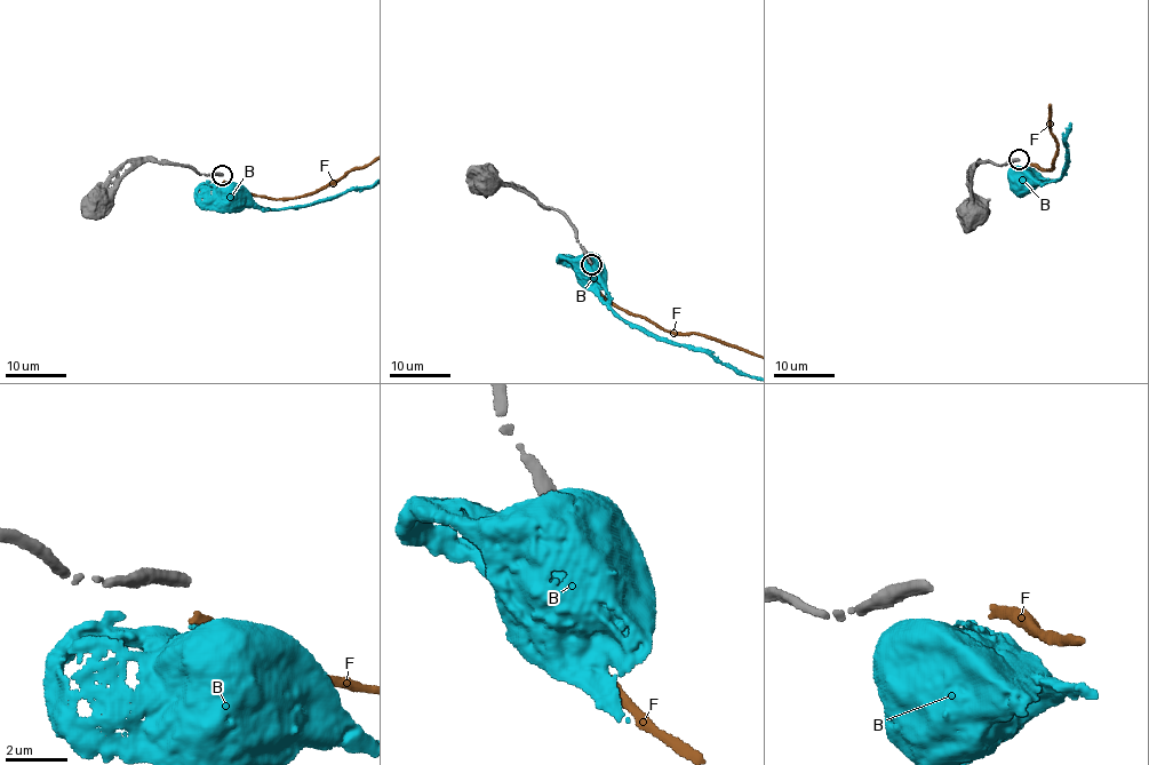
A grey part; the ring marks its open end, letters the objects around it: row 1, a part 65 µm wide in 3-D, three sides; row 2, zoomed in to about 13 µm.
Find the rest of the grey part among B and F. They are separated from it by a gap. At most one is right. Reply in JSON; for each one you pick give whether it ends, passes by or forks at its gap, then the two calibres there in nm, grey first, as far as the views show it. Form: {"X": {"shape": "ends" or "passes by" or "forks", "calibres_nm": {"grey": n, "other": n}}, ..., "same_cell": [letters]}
{"same_cell": []}

